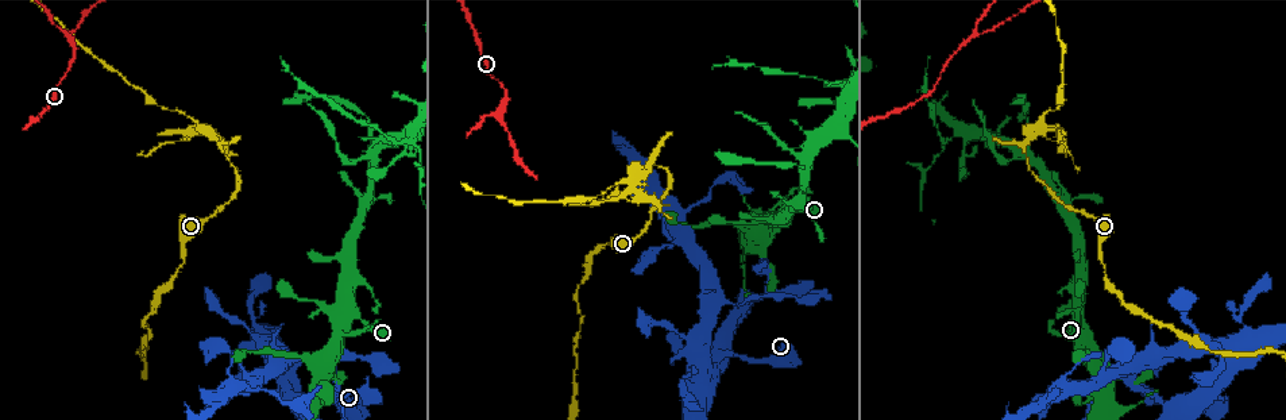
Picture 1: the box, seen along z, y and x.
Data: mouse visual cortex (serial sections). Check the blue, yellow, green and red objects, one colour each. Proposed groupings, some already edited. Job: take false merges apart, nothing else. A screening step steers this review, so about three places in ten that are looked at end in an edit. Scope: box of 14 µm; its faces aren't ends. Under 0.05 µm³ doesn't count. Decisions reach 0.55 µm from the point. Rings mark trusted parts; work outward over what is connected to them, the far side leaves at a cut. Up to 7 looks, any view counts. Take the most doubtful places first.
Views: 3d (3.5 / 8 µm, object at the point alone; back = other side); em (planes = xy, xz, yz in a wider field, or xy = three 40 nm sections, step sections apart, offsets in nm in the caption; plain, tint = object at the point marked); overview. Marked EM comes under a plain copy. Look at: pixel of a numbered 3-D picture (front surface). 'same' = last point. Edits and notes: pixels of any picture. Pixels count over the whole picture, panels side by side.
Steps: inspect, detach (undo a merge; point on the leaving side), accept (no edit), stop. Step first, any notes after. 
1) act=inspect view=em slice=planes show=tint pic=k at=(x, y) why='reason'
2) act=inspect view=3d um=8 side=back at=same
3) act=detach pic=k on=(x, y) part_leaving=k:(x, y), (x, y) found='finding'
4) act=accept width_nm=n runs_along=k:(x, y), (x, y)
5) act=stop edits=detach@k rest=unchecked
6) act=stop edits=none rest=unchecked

act=inspect view=3d um=3.5 pic=1 at=(348, 315) why='thin arm on a thick one'

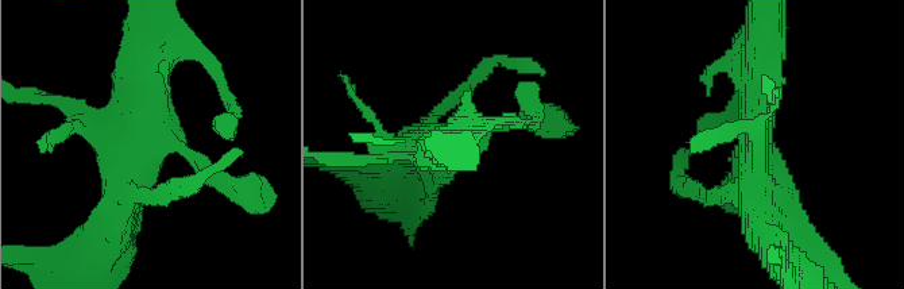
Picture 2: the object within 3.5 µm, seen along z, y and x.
act=inspect view=em slice=xy step=2 show=tint pic=2 at=(153, 141) arms=4 arm_widths_nm=150,200,400,450

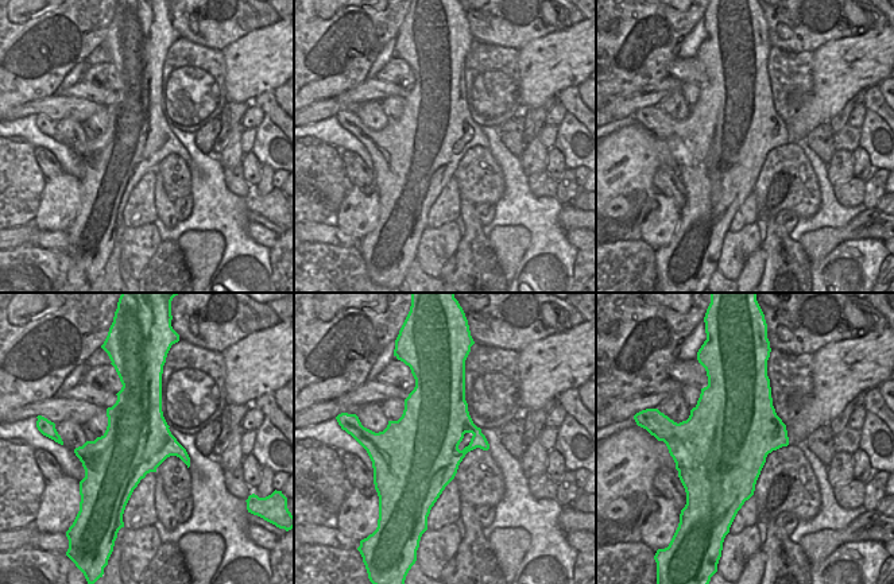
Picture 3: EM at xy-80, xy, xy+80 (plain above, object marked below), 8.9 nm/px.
act=accept runs_along=2:(221, 180), (151, 139), (143, 47) found='one cell here'

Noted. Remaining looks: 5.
act=inspect view=3d um=3.5 pic=1 at=(1023, 143) why='sudden change in width'

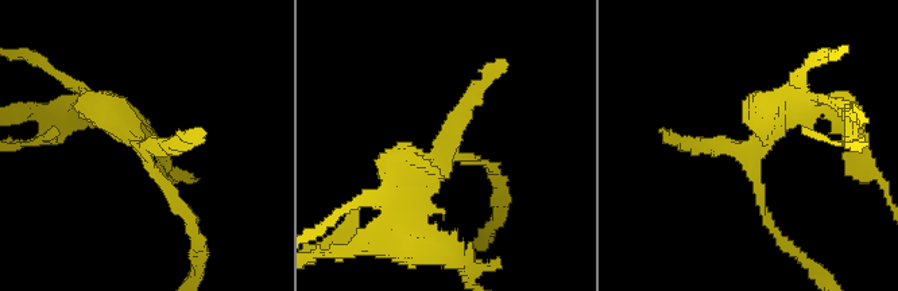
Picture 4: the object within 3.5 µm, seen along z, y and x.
act=inspect view=em slice=xy step=3 show=tint pic=4 at=(749, 151)

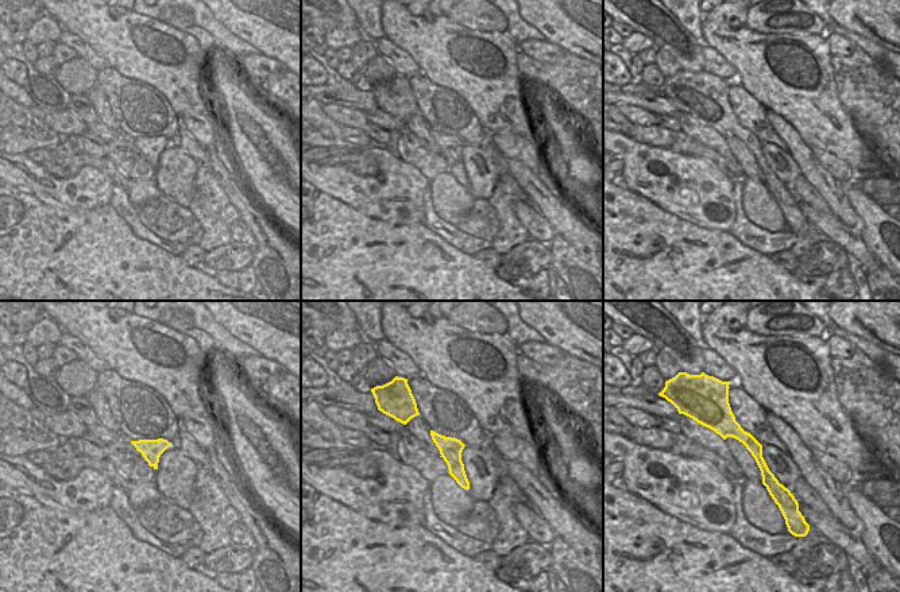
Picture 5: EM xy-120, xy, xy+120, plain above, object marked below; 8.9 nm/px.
act=inspect view=em slice=planes show=tint at=same

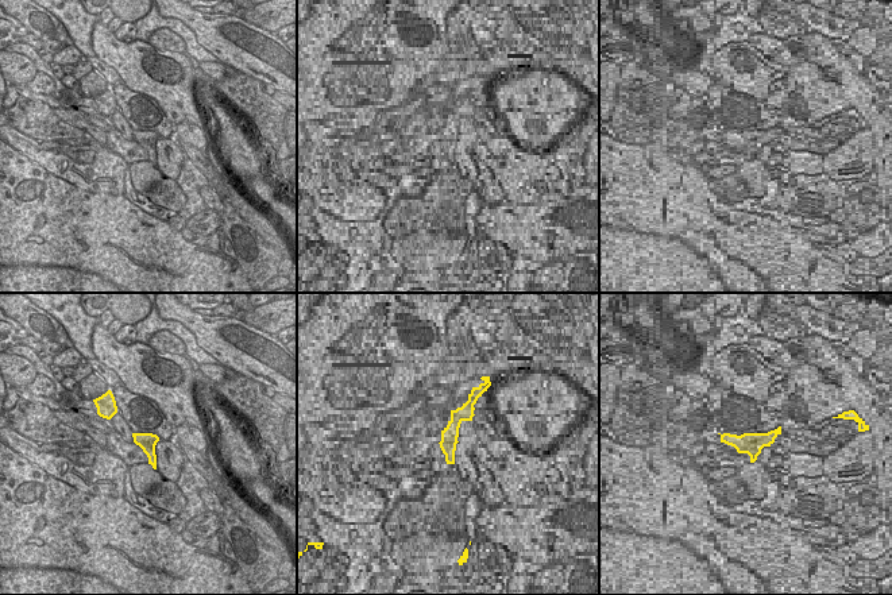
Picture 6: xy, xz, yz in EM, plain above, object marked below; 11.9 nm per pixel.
act=detach pic=4 on=(60, 120) width_nm=220 found='a second cell is stuck on'

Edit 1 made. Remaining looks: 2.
act=inspect view=3d um=3.5 pic=1 at=(350, 260) why='sharp bend'

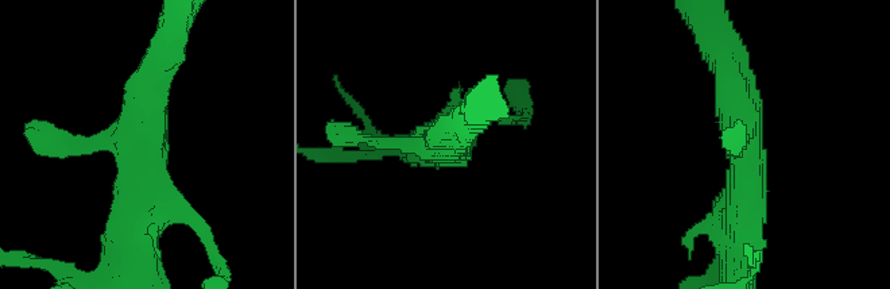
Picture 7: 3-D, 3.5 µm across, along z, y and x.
act=inspect view=em slice=xy step=2 show=tint pic=7 at=(139, 147) why='need the tissue'

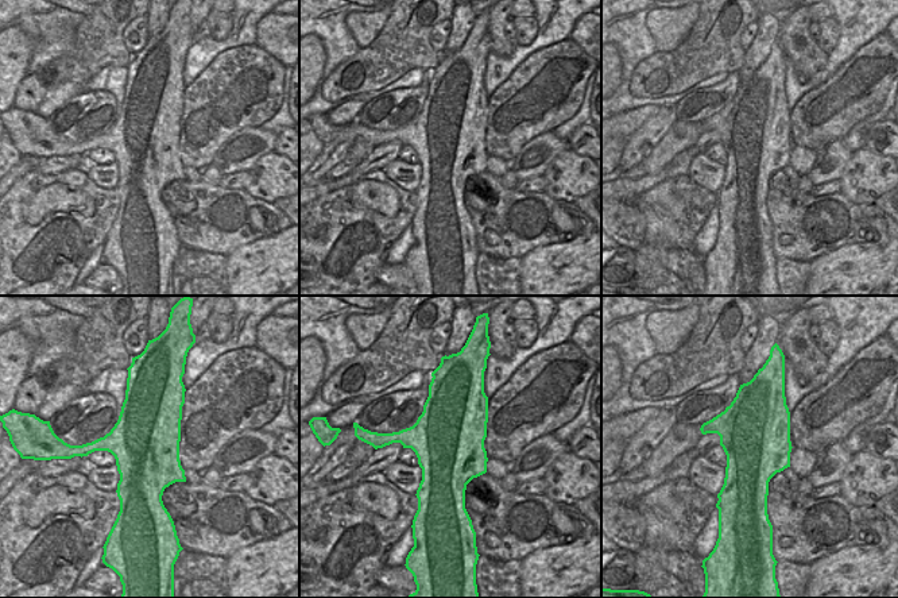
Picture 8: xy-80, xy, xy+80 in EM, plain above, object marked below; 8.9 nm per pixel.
act=accept found='continuous, no second cell'

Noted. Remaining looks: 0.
act=stop edits=detach@4 rest=unchecked

